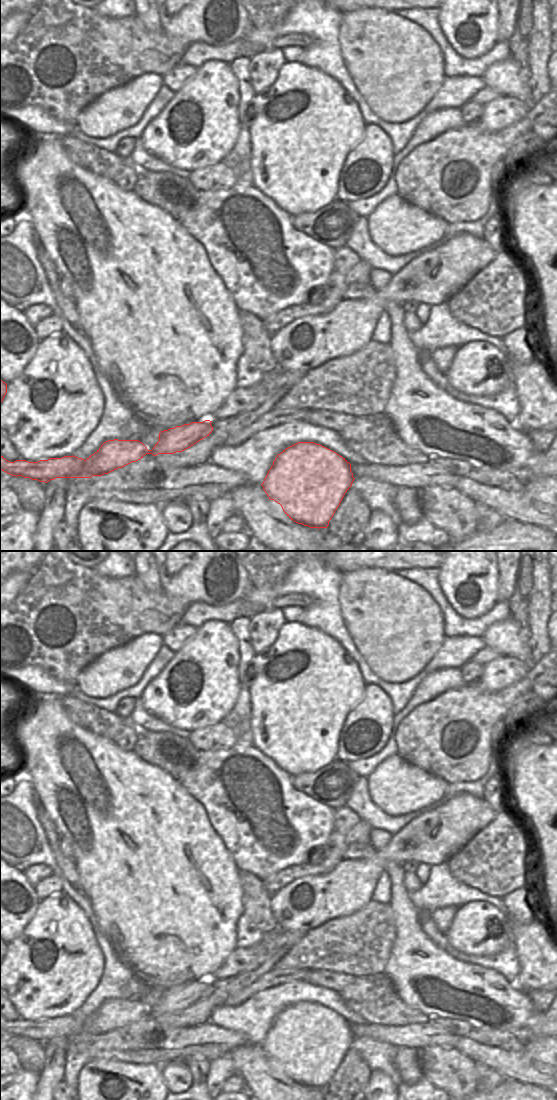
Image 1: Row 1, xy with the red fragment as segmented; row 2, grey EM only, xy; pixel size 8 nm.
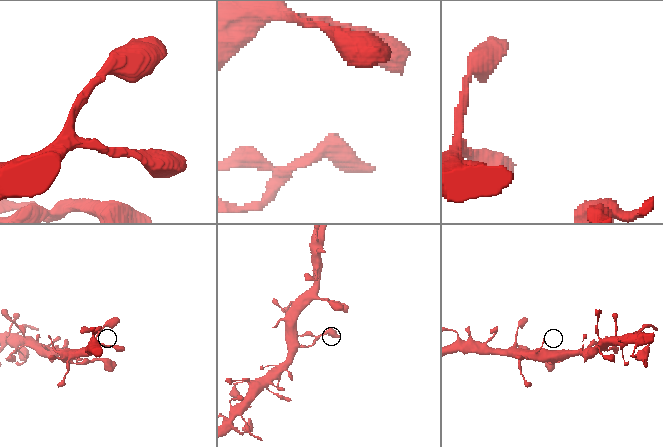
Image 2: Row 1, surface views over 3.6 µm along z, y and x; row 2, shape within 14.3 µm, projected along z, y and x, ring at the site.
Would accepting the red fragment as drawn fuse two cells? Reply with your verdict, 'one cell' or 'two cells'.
one cell

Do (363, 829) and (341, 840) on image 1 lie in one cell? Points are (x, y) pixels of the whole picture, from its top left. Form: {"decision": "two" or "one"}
{"decision": "one"}

